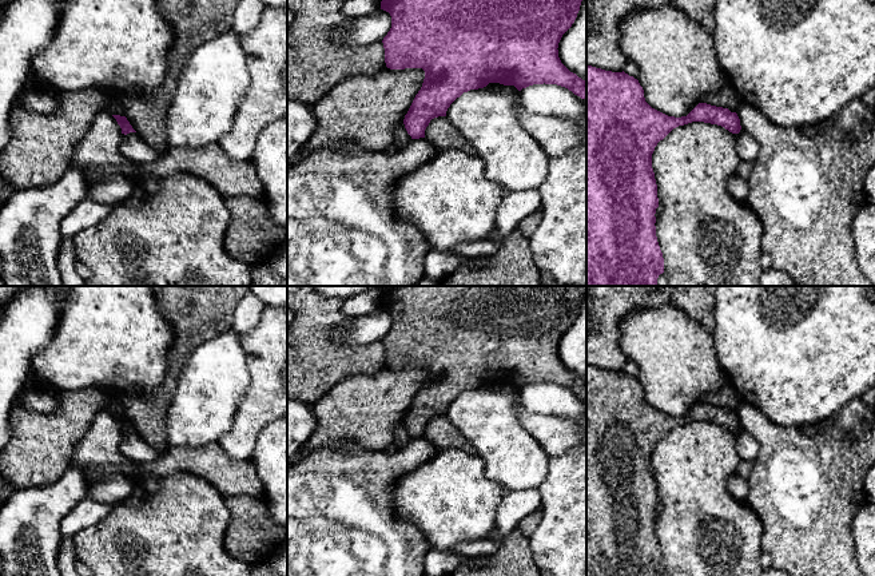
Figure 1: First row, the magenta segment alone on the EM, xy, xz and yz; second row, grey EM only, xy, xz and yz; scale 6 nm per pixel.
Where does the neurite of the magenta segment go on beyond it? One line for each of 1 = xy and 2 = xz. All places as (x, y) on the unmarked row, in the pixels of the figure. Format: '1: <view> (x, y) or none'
1: none
2: none

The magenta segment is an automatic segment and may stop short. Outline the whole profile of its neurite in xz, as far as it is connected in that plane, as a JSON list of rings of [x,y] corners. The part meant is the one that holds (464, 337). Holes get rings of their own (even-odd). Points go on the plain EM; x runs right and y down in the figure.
[[[394,286],[382,290],[381,309],[391,315],[391,327],[382,339],[386,366],[425,370],[422,386],[403,418],[411,438],[425,437],[430,420],[446,416],[450,404],[464,392],[489,382],[514,385],[518,390],[533,384],[557,384],[585,398],[586,381],[561,362],[557,349],[585,294],[586,286]]]

